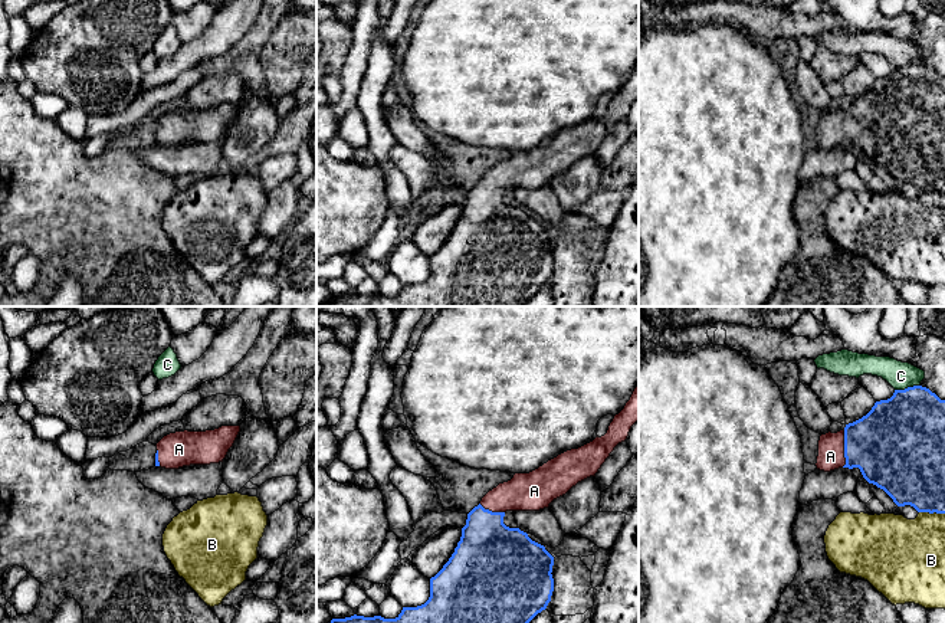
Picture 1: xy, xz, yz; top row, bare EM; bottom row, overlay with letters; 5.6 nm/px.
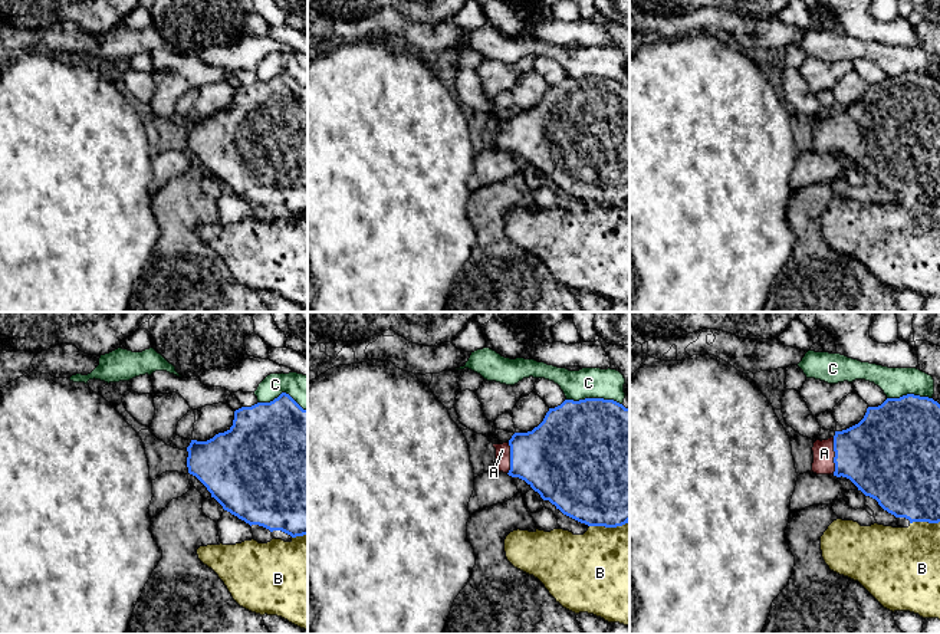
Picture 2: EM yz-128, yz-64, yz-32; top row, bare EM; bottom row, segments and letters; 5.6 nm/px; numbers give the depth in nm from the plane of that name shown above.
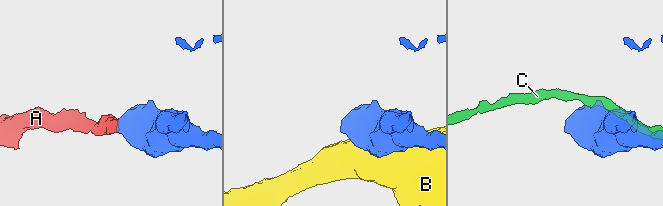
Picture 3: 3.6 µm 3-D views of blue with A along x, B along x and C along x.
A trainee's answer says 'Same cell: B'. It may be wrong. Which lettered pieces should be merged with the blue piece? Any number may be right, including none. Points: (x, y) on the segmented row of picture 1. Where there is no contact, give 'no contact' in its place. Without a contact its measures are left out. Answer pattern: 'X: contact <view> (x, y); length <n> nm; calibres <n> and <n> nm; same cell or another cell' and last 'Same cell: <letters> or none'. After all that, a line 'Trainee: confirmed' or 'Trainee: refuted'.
A: contact yz (845, 448); length 220 nm; calibres 440 and 140 nm; same cell
B: contact yz (932, 512); length 140 nm; calibres 360 and 360 nm; another cell
C: contact yz (908, 387); length 140 nm; calibres 420 and 150 nm; another cell
Same cell: A
Trainee: refuted

